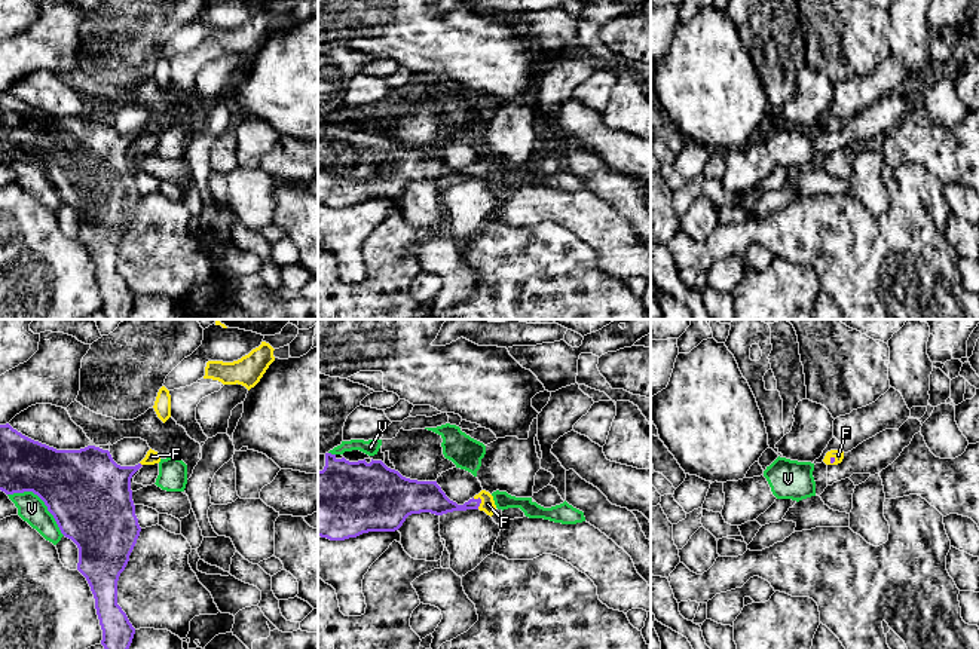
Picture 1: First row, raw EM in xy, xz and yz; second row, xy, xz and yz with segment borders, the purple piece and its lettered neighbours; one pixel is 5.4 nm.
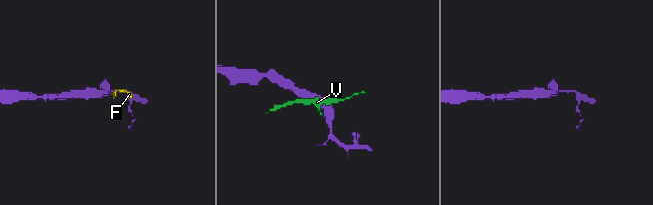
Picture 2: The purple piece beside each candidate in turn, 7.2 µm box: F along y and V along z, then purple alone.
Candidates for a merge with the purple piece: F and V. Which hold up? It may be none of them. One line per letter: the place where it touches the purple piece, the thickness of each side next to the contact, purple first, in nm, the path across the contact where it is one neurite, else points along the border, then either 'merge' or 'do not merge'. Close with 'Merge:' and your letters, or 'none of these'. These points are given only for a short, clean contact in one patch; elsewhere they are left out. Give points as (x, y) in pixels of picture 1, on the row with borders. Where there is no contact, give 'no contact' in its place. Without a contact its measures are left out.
F: xz (480, 502) | 140/80 nm | across xz (434, 501), (449, 507), (480, 502), (488, 504) | merge
V: xy (42, 499) | 440/150 nm | do not merge
Merge: F

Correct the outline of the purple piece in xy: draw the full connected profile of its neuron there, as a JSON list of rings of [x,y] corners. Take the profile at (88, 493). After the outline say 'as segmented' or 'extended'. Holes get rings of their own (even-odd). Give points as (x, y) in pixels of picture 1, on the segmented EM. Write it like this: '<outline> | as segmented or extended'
[[[9,423],[0,425],[0,490],[6,495],[37,495],[61,533],[77,545],[77,570],[86,578],[94,594],[104,649],[129,649],[135,634],[117,604],[117,581],[141,532],[131,490],[131,478],[141,466],[120,466],[108,450],[95,446],[56,450],[22,435]]] | as segmented

